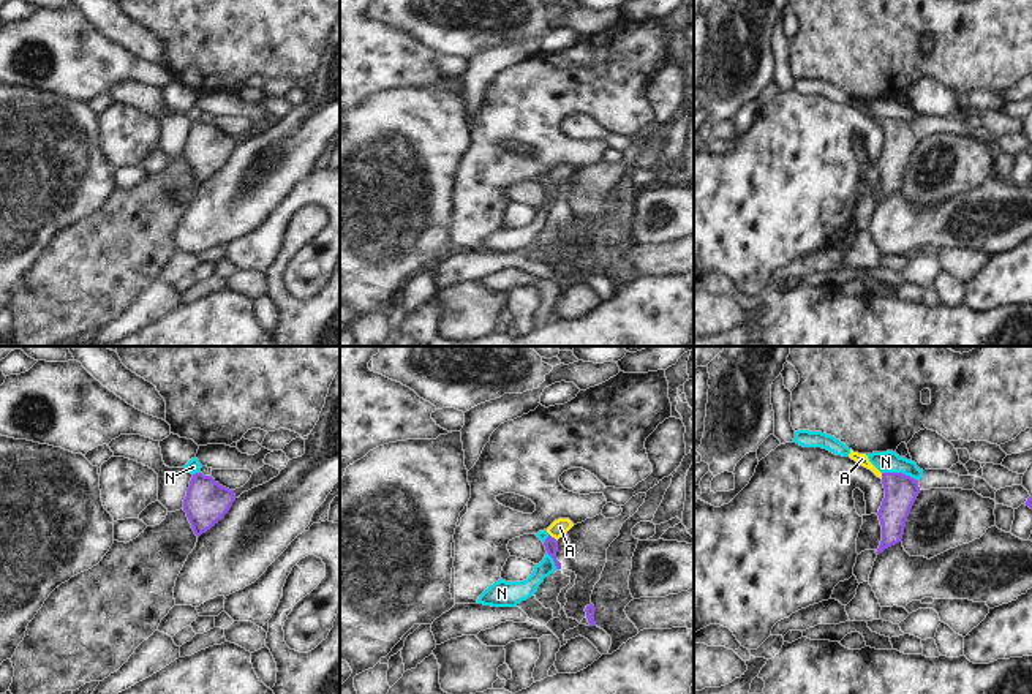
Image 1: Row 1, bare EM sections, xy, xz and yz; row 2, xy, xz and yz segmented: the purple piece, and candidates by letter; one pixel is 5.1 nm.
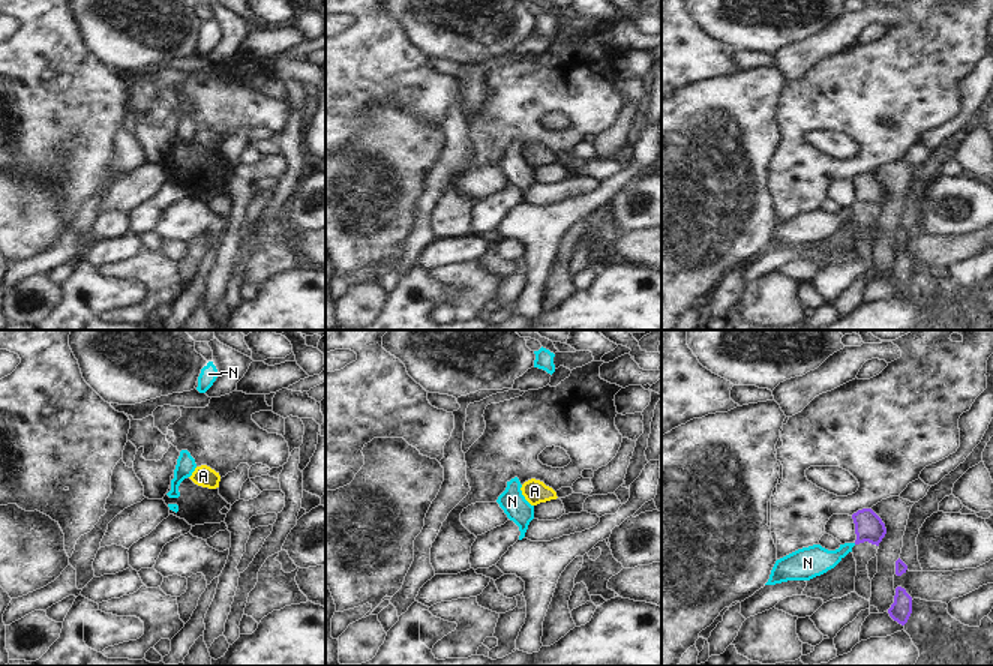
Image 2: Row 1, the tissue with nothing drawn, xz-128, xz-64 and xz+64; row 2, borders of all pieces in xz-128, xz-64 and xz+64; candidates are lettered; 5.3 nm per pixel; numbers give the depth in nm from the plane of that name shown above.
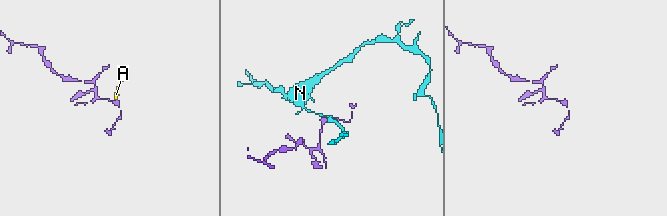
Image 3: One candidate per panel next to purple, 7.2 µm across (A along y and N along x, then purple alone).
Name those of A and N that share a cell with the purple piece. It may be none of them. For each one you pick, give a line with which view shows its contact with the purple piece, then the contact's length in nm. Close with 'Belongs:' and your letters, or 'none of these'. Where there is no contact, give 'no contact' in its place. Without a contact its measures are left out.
A: meets purple in xz; contact 60 nm long
Belongs: A

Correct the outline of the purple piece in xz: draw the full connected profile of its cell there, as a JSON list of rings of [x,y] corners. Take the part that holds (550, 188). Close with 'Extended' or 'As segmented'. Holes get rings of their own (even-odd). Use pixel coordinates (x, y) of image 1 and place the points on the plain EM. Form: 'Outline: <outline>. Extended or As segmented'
Outline: [[[558,164],[547,174],[548,183],[545,185],[544,191],[547,199],[553,204],[556,215],[561,215],[561,209],[556,206],[558,185],[572,172],[574,169],[569,164]]]. Extended

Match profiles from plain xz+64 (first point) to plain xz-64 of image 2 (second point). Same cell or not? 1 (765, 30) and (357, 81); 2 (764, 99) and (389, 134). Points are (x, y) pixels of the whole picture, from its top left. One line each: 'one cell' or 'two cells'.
1: two cells
2: one cell

